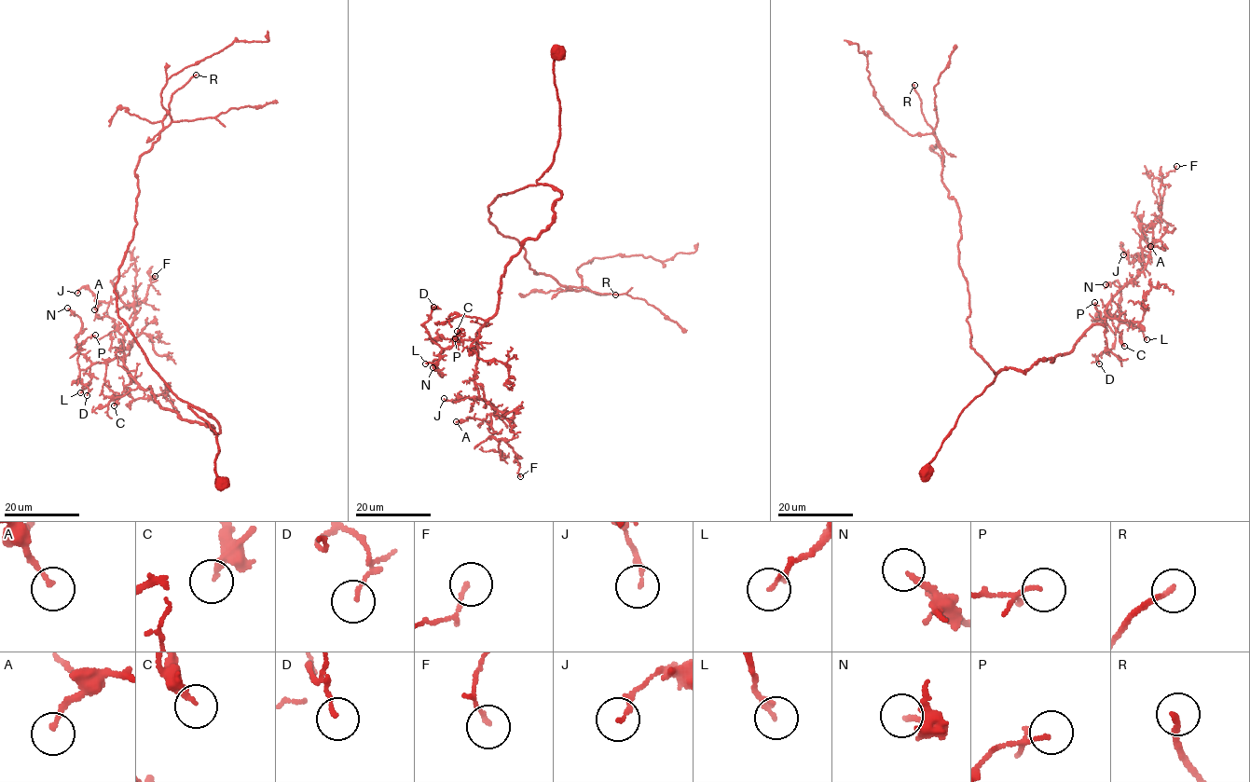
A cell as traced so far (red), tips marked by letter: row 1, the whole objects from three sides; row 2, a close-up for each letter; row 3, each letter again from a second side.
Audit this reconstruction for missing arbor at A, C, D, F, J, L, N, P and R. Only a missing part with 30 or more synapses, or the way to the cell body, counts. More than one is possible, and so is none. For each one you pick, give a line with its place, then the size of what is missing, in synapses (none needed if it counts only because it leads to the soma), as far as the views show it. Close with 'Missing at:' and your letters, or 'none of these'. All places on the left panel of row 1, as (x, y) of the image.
R: at (196, 75); about 30 synapses
Missing at: R

